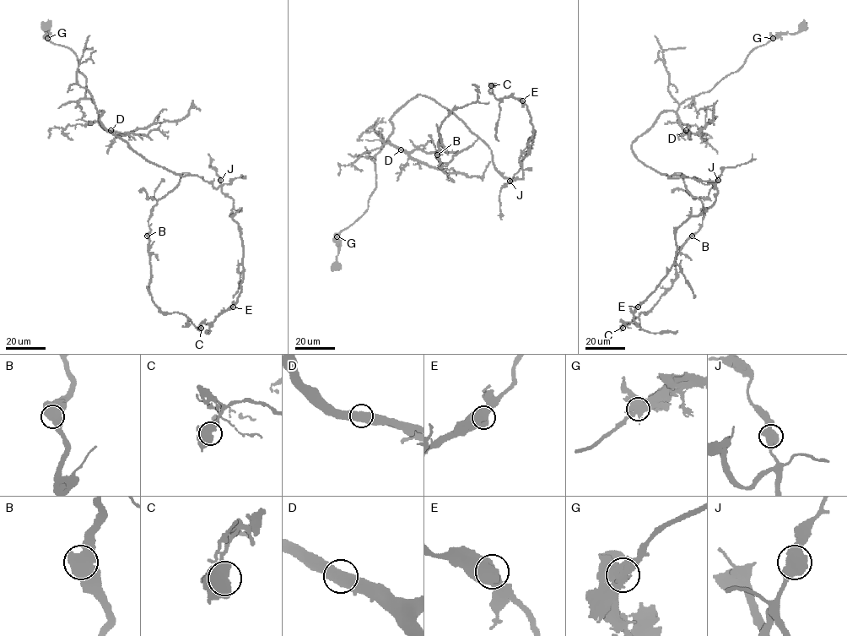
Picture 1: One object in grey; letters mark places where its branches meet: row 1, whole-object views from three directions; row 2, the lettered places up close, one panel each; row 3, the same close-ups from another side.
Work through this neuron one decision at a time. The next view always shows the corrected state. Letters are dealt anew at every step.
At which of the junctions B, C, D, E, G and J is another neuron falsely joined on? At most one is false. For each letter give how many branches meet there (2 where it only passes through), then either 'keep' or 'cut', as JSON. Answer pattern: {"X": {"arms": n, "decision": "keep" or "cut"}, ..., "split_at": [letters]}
{"B": {"arms": 2, "decision": "keep"}, "C": {"arms": 2, "decision": "keep"}, "D": {"arms": 2, "decision": "keep"}, "E": {"arms": 2, "decision": "keep"}, "G": {"arms": 2, "decision": "keep"}, "J": {"arms": 2, "decision": "keep"}, "split_at": []}

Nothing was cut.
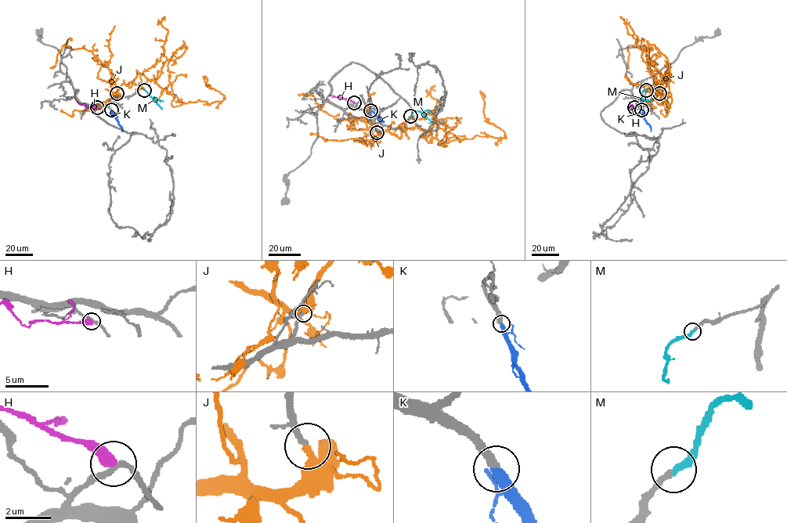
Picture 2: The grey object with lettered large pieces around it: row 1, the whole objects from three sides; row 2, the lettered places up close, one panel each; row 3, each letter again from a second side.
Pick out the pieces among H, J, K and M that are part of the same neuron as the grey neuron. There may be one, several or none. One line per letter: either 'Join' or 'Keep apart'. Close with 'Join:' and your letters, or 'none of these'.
H: Keep apart
J: Keep apart
K: Join
M: Join
Join: K, M

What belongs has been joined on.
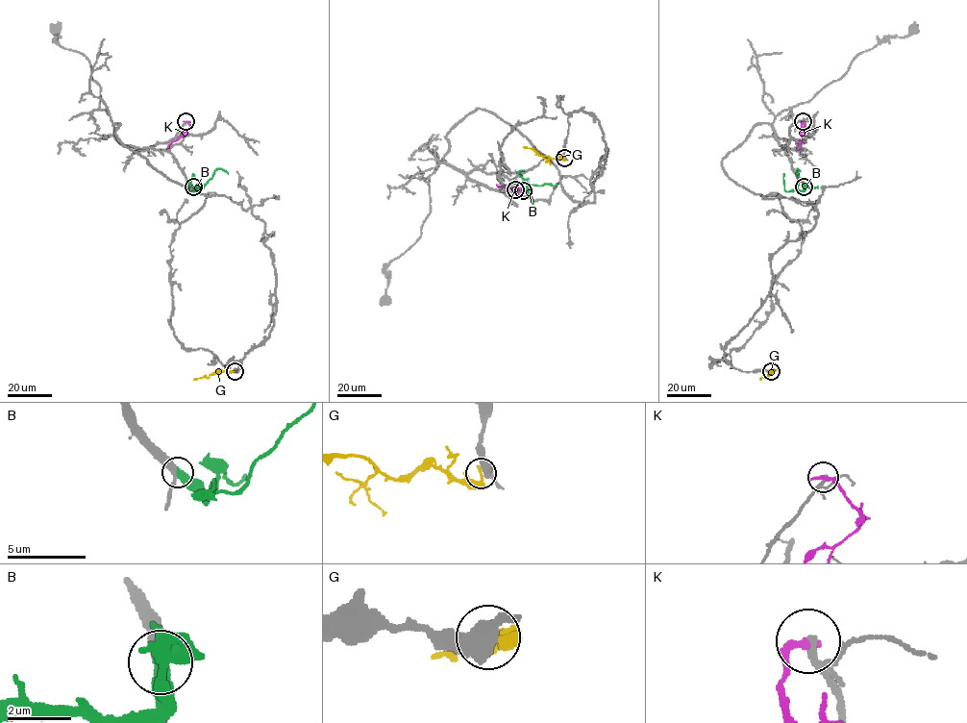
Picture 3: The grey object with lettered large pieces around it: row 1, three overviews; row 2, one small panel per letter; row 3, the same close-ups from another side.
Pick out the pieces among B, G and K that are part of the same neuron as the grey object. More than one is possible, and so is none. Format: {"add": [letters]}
{"add": ["B"]}

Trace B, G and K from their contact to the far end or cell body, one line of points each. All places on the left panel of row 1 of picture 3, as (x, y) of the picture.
B: (193, 186), (201, 188), (217, 169), (228, 174)
G: (235, 371), (221, 371), (193, 380)
K: (185, 121), (190, 128), (167, 149)

